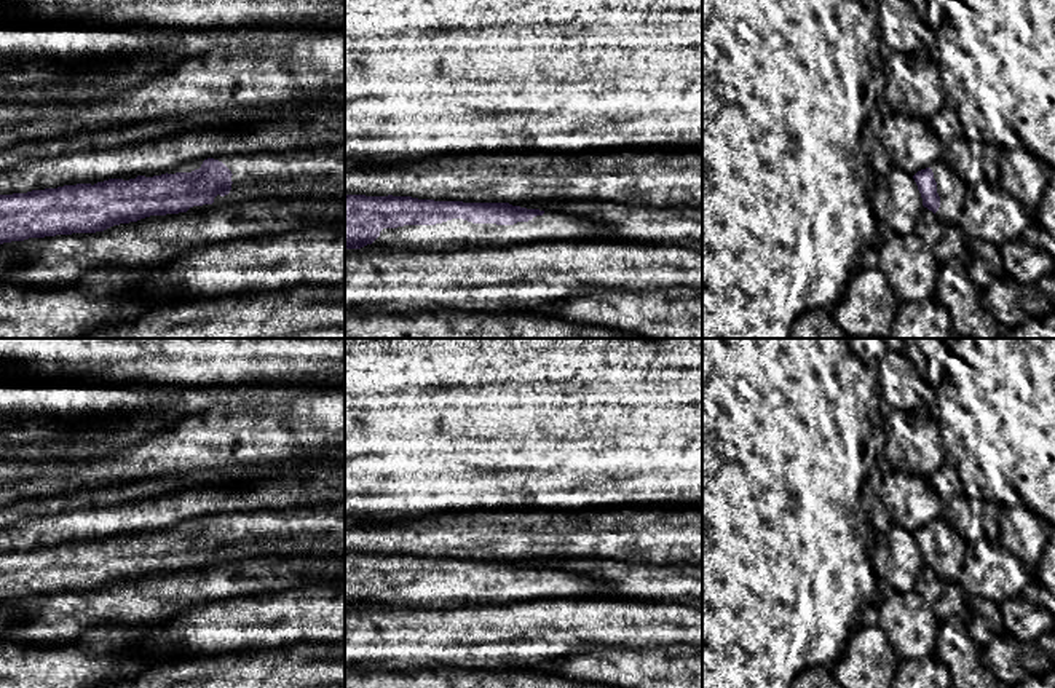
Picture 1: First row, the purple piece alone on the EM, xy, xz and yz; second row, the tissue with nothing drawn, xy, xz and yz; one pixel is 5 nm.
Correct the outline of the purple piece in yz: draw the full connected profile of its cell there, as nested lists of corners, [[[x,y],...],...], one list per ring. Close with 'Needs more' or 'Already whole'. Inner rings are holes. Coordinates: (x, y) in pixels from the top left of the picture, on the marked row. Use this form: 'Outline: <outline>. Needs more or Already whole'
Outline: [[[943,158],[913,176],[923,198],[923,206],[942,223],[958,225],[964,208],[966,184]]]. Needs more

